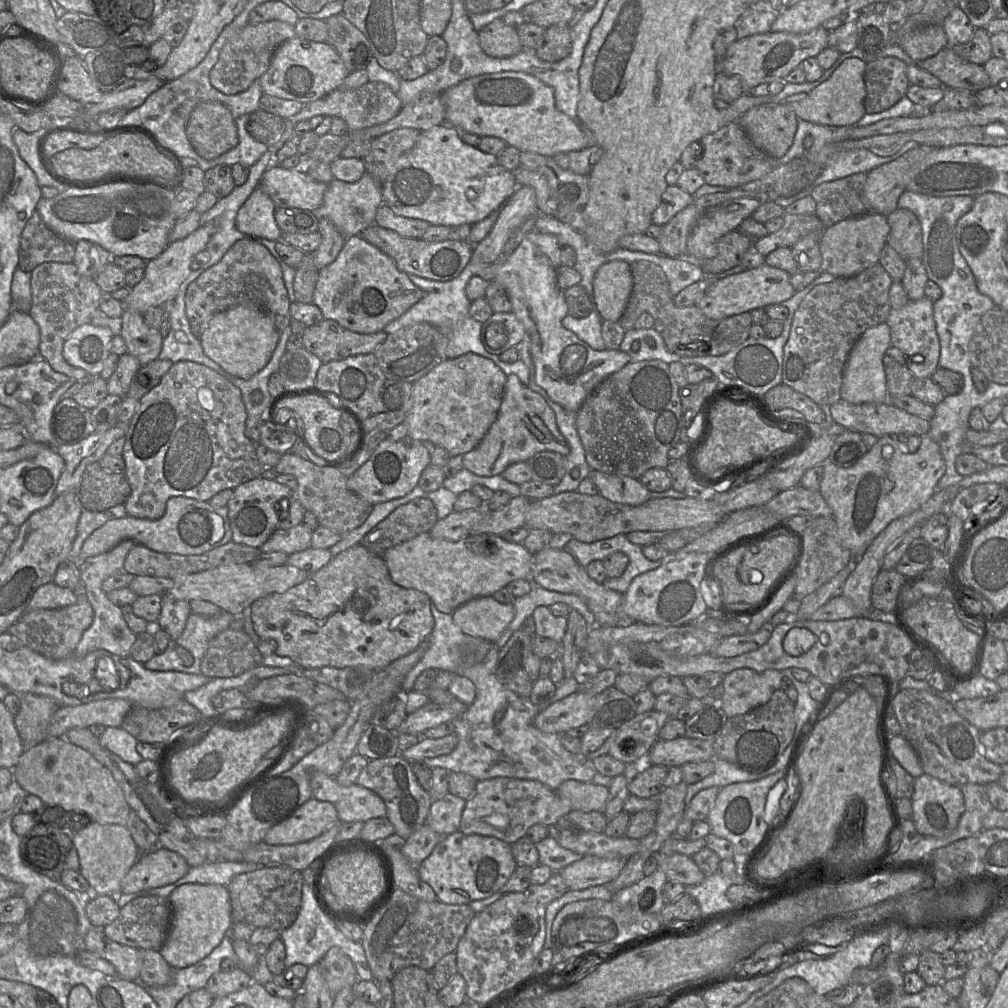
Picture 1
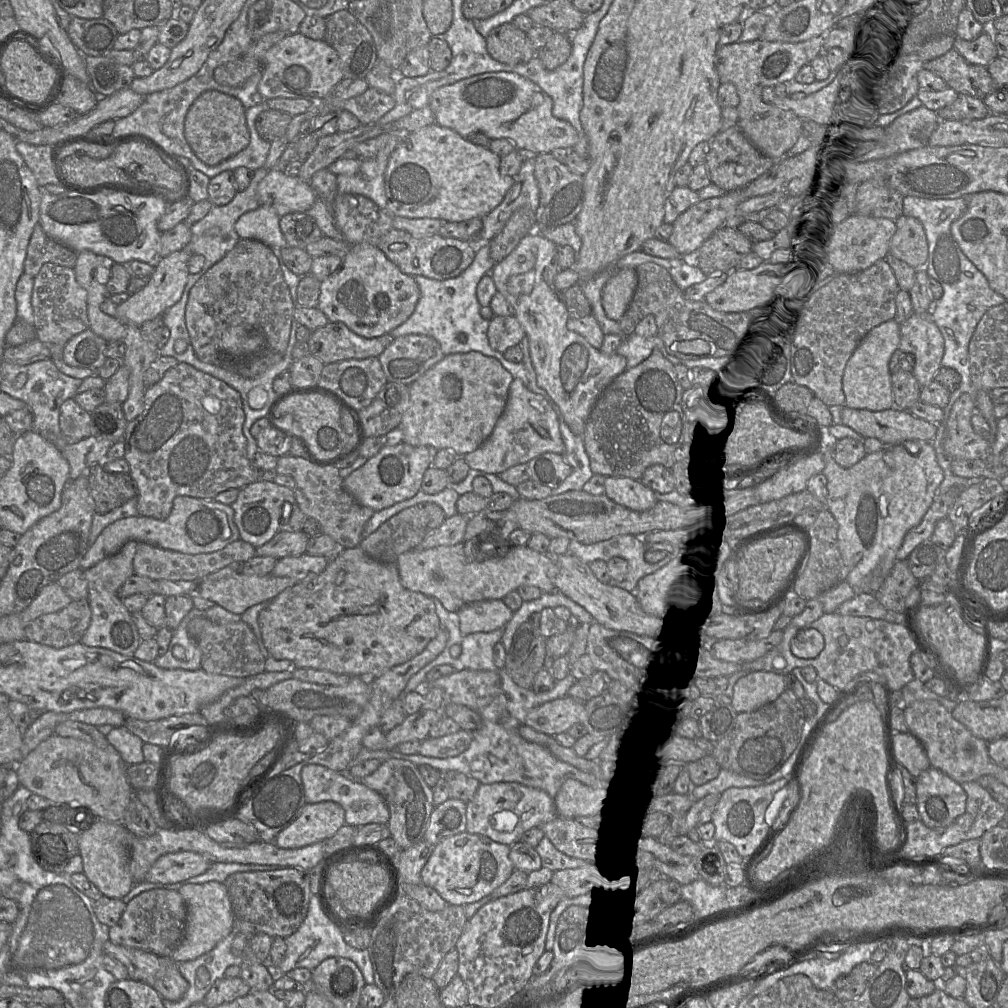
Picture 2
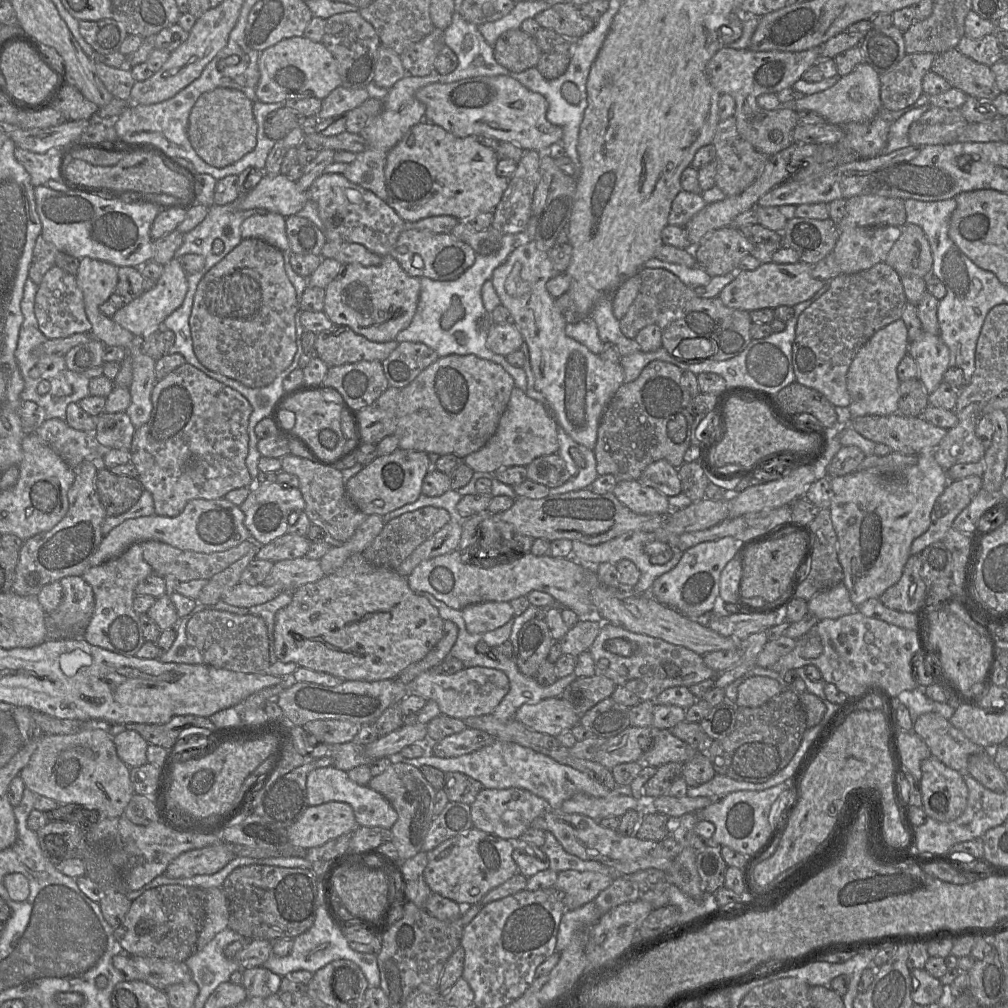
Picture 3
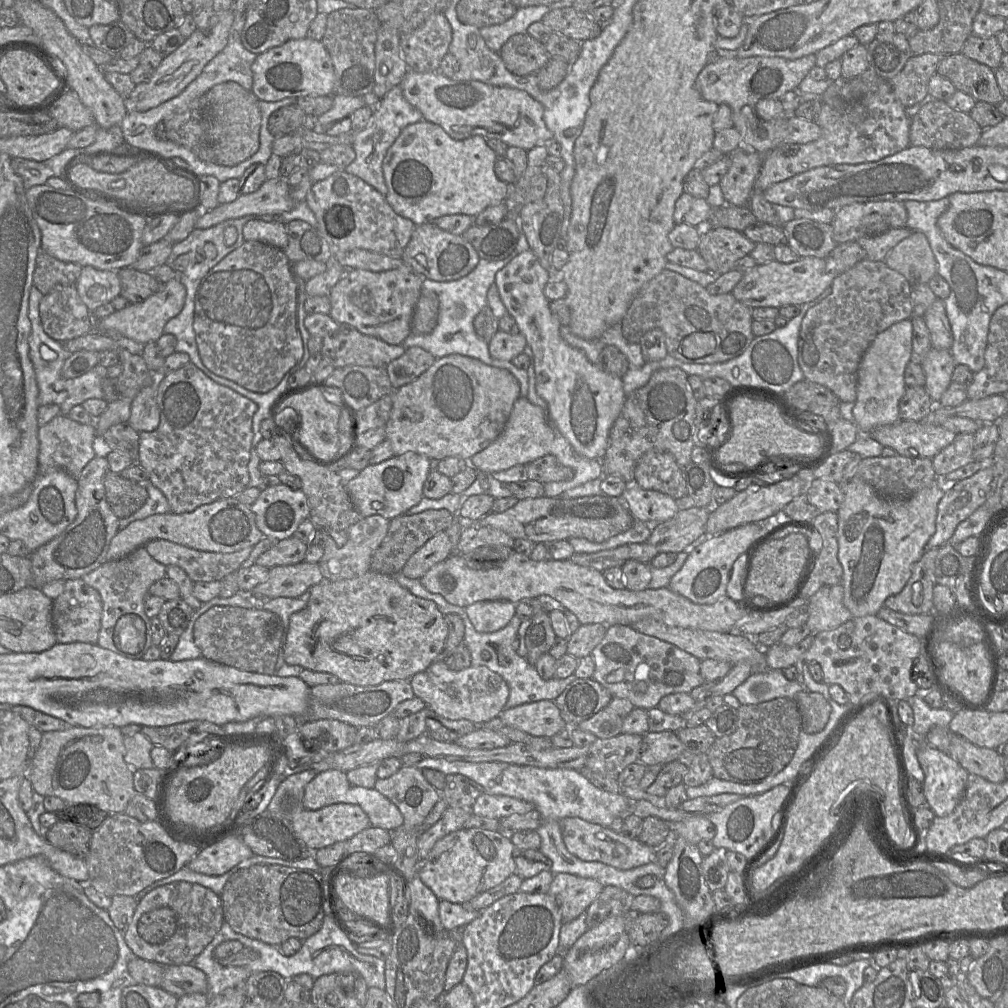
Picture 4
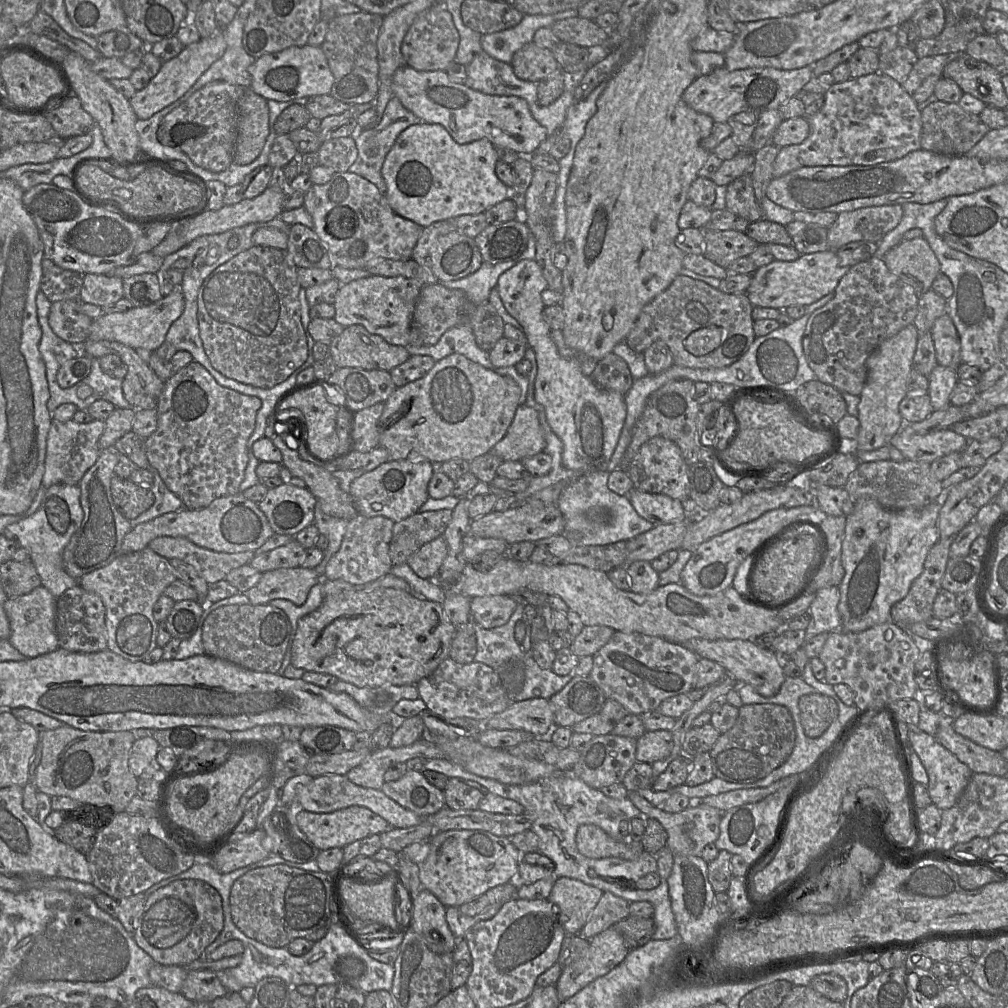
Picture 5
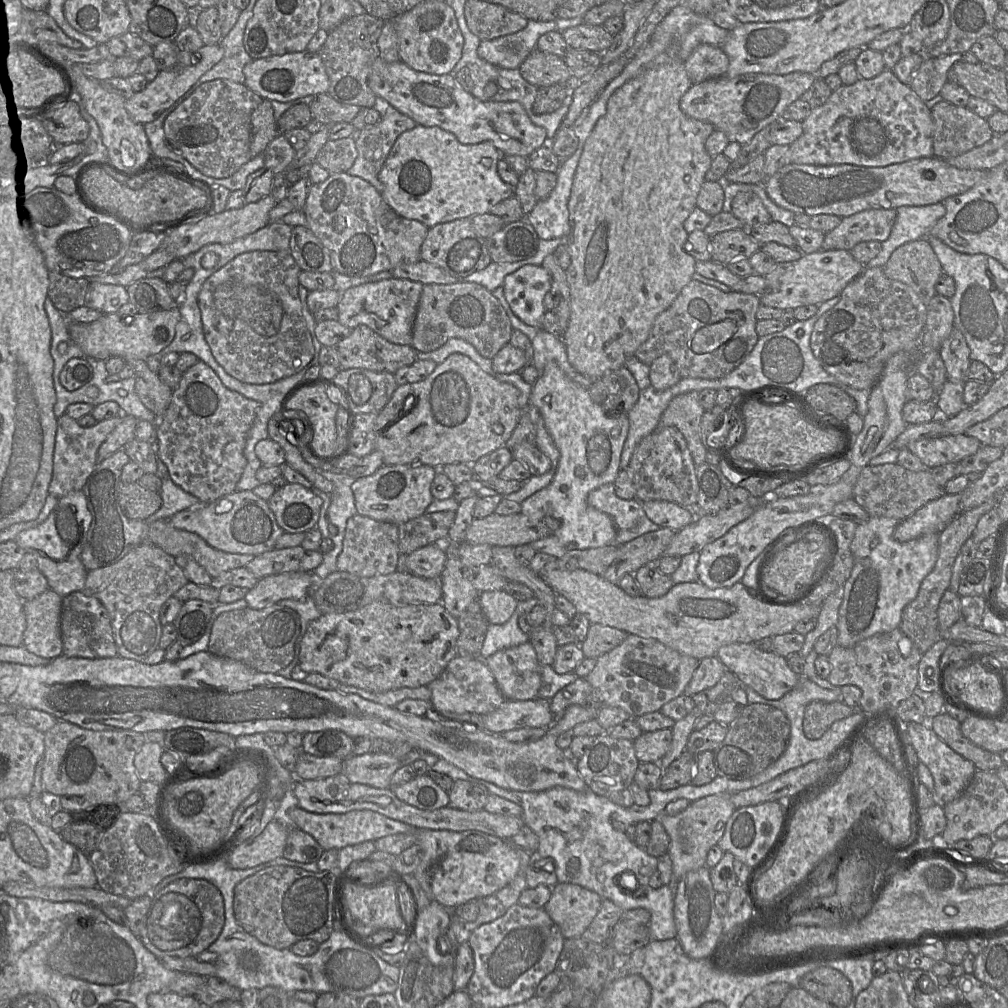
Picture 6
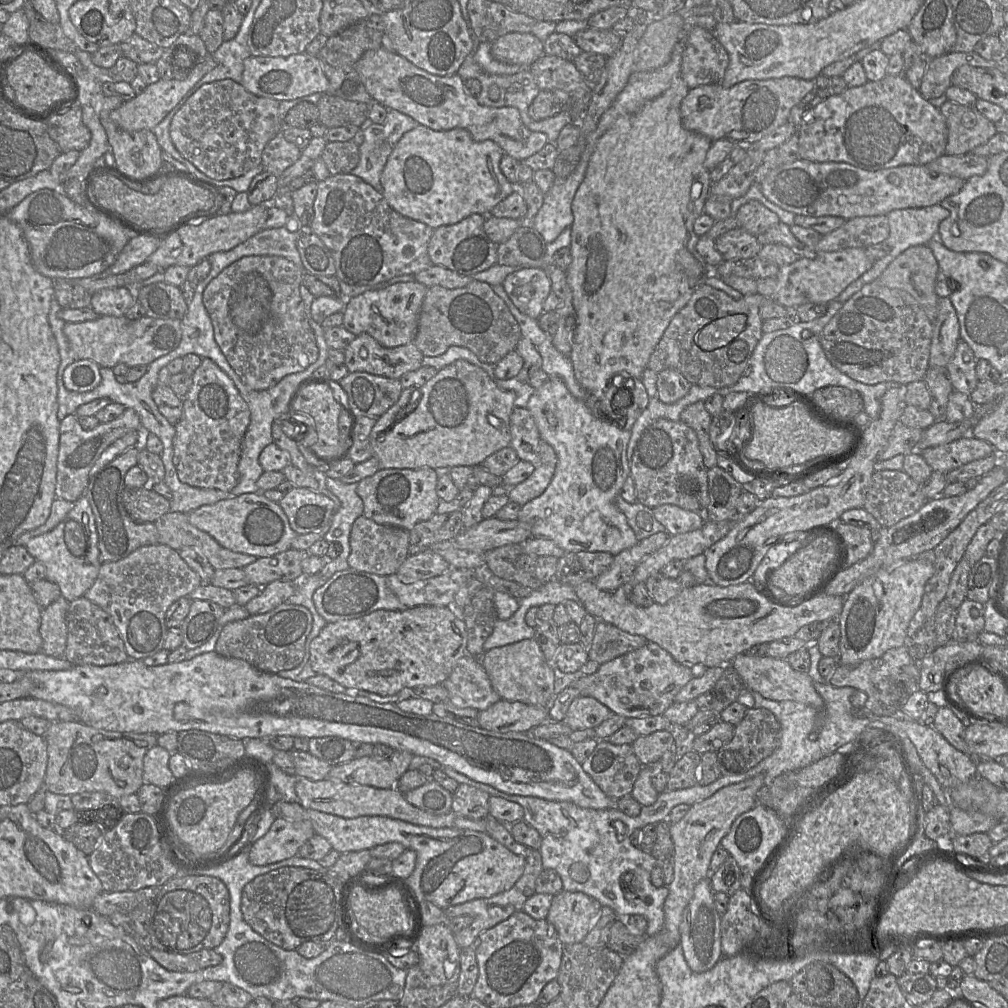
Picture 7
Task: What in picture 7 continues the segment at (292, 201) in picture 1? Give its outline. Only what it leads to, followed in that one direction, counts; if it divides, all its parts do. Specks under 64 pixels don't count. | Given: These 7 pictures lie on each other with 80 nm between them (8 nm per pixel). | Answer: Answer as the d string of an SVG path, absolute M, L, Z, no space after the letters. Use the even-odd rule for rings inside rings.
M269 204L254 205L245 212L220 214L198 224L184 226L161 241L160 246L146 261L158 266L160 270L173 265L191 268L213 253L229 251L262 230L267 205Z

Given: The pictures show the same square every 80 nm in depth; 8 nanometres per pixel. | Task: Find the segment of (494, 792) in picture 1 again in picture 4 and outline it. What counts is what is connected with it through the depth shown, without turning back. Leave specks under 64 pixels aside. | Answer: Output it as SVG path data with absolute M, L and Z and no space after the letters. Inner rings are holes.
M482 793L472 805L472 813L487 818L503 818L512 814L526 814L535 809L530 802L506 795Z

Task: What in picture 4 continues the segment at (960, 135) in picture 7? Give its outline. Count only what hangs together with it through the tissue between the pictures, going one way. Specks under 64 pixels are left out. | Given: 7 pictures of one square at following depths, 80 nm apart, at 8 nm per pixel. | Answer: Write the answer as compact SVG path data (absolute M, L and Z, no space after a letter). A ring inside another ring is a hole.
M940 100L923 106L911 120L910 144L936 150L963 149L977 145L983 131L969 113L955 110Z

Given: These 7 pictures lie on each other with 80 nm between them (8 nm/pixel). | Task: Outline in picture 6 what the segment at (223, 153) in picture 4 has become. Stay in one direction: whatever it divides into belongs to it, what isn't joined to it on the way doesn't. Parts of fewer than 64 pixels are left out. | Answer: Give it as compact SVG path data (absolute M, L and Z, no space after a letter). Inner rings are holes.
M264 99L251 115L252 140L250 152L252 157L263 154L267 145L279 134L277 120L271 101Z

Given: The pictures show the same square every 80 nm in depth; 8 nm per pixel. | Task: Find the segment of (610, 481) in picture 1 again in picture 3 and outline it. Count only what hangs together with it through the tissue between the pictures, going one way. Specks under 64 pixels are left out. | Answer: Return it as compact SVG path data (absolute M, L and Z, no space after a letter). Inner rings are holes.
M638 480L618 481L612 493L623 505L637 514L667 515L671 512L666 495Z

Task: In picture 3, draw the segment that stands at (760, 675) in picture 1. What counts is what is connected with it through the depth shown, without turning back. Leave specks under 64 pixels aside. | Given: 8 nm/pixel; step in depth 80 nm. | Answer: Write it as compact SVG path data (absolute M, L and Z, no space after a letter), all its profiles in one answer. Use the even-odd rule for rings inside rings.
M753 676L746 679L737 691L737 707L758 707L781 693L781 685L773 678Z

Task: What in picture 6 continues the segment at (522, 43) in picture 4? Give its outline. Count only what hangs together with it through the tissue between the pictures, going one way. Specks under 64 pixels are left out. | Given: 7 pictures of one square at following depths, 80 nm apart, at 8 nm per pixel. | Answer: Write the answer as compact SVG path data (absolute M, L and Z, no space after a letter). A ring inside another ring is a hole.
M534 49L518 67L521 76L540 88L554 84L570 85L574 79L563 58Z

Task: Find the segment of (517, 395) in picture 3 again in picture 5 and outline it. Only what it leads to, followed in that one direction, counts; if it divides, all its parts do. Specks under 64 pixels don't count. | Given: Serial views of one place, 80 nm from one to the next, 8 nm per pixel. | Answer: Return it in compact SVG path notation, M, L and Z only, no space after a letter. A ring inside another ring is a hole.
M521 404L505 436L488 453L503 461L521 461L525 457L543 452L545 446L538 412Z

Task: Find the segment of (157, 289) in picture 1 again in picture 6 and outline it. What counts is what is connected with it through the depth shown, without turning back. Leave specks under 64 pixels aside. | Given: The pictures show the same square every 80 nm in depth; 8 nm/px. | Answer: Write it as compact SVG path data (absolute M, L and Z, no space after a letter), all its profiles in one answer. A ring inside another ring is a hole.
M179 306L170 310L152 313L137 313L130 317L121 317L118 313L103 314L90 323L71 322L68 333L73 342L81 349L85 357L107 360L121 357L125 360L145 360L166 348L174 339L176 325L180 320Z

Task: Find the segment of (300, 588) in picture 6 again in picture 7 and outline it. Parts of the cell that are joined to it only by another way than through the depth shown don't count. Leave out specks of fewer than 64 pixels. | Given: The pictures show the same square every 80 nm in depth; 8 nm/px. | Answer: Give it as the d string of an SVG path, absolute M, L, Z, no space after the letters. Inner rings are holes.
M273 581L264 586L259 595L244 606L250 615L264 614L287 602L296 592L296 582Z

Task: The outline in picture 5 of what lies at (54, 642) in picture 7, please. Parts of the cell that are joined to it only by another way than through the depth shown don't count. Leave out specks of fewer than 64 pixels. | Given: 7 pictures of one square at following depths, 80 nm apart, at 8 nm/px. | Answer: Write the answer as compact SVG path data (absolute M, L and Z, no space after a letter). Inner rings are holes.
M44 587L35 588L30 593L8 598L4 610L10 624L9 643L26 658L34 658L59 648L56 633L56 598Z

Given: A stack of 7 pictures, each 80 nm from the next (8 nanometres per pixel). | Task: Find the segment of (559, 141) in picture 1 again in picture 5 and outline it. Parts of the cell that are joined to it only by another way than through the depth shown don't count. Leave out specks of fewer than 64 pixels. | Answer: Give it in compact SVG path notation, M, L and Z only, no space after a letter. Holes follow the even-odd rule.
M404 65L392 77L392 91L407 110L422 122L441 124L458 144L486 138L494 147L529 156L549 137L547 129L535 120L523 98L481 93L452 82L445 71L417 71Z

